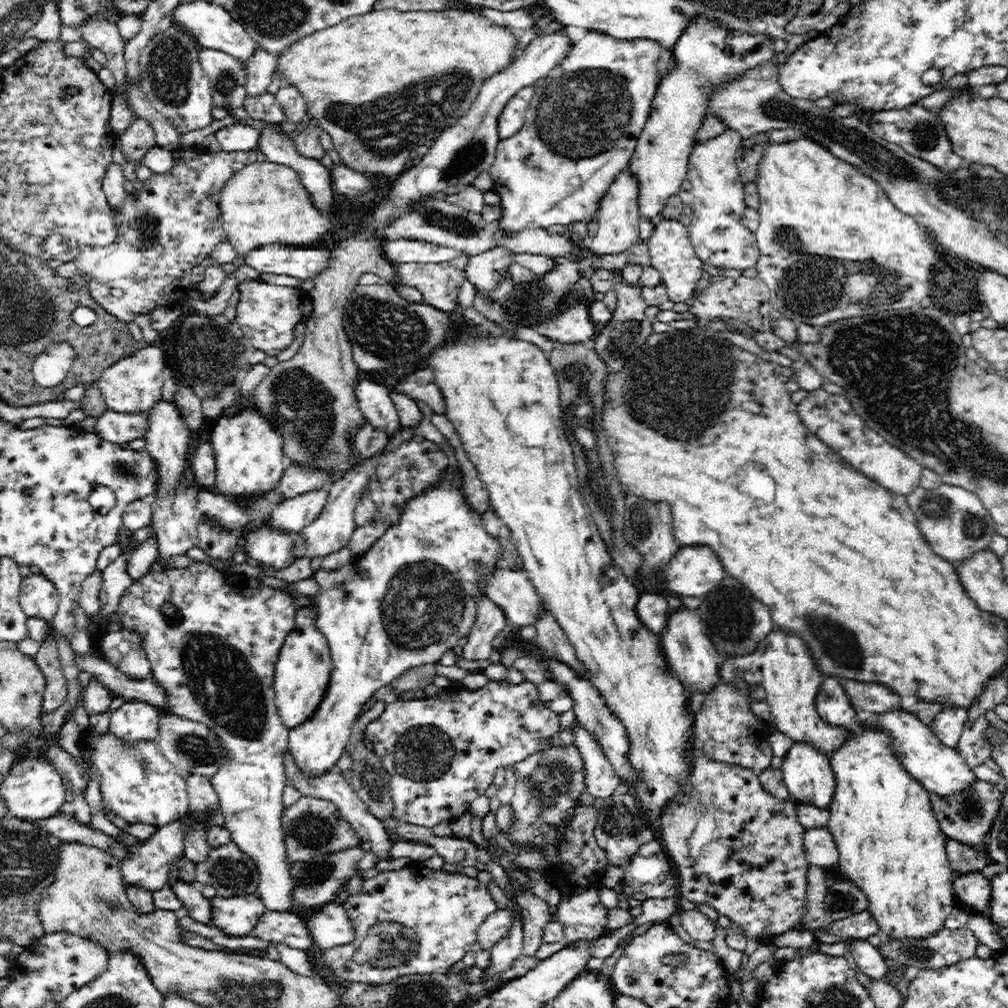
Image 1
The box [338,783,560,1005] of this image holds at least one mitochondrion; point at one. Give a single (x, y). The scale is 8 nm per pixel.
(386, 944)

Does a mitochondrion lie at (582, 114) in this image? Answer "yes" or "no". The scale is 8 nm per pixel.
yes

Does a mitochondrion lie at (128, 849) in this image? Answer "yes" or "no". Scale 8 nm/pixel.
no

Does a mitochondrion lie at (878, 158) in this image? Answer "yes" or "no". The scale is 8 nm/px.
yes

